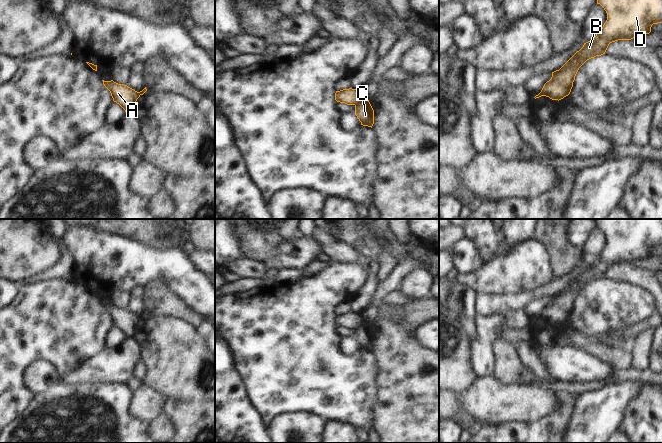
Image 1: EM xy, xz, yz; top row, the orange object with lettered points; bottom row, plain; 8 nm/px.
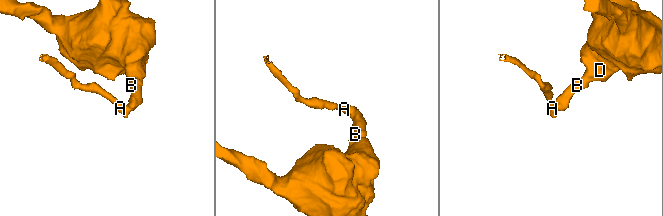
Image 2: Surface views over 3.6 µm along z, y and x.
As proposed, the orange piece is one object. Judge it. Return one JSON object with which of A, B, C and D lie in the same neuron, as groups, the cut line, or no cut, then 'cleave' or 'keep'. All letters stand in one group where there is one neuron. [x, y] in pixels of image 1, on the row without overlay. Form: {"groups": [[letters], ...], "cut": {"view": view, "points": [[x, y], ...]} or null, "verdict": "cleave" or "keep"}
{"groups": [["A"], ["B", "C", "D"]], "cut": {"view": "xz", "points": [[364, 319], [355, 329]]}, "verdict": "cleave"}

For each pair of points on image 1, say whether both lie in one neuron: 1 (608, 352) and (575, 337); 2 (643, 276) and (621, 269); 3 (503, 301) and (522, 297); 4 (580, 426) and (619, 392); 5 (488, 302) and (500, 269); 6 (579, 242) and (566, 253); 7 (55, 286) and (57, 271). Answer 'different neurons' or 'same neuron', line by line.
1: same neuron
2: same neuron
3: same neuron
4: same neuron
5: different neurons
6: different neurons
7: different neurons

